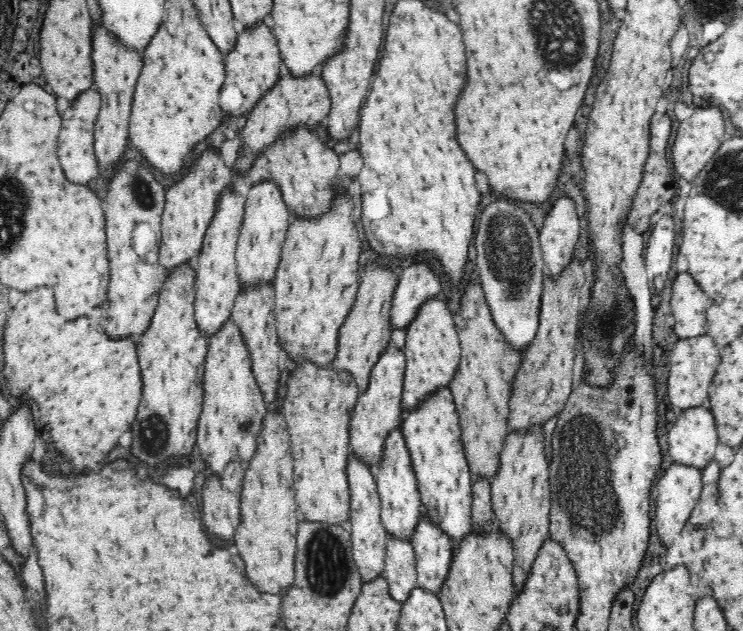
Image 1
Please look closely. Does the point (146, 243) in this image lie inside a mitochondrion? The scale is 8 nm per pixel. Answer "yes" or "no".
no

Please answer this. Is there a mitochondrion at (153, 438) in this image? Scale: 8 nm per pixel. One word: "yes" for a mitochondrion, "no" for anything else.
yes

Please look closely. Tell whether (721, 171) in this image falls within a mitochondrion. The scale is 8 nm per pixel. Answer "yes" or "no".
yes

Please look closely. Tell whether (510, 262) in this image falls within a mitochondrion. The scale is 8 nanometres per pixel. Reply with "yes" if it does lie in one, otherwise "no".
yes

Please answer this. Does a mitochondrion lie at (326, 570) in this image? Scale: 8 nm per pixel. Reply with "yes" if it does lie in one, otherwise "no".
yes

